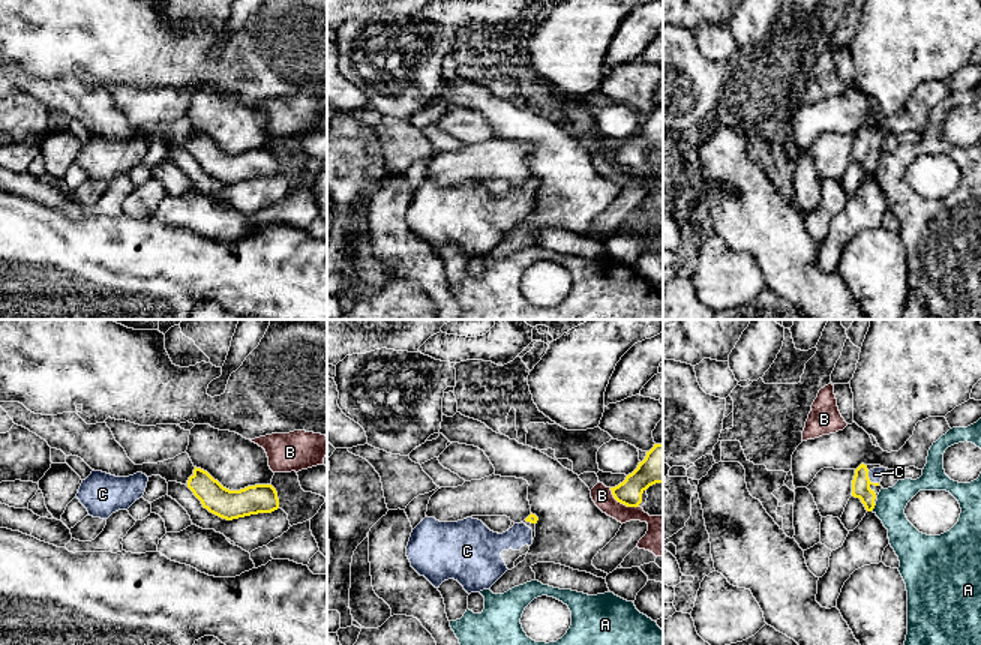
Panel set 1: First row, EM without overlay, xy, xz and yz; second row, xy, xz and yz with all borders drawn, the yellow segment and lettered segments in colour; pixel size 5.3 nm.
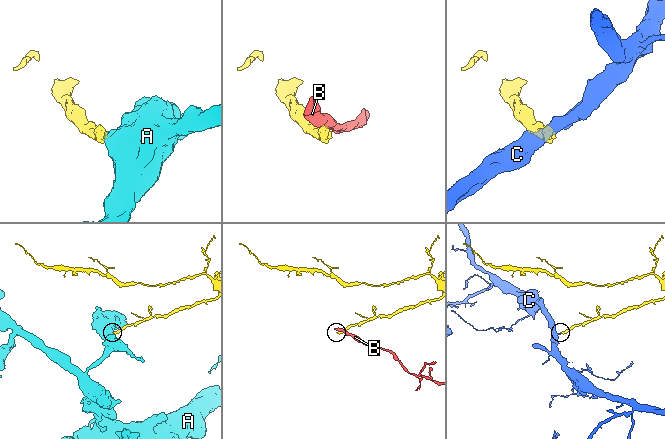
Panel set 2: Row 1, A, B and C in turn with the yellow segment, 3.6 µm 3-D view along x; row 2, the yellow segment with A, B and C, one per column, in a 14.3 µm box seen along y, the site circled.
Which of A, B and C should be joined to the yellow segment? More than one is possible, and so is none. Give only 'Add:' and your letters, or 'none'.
Add: C

